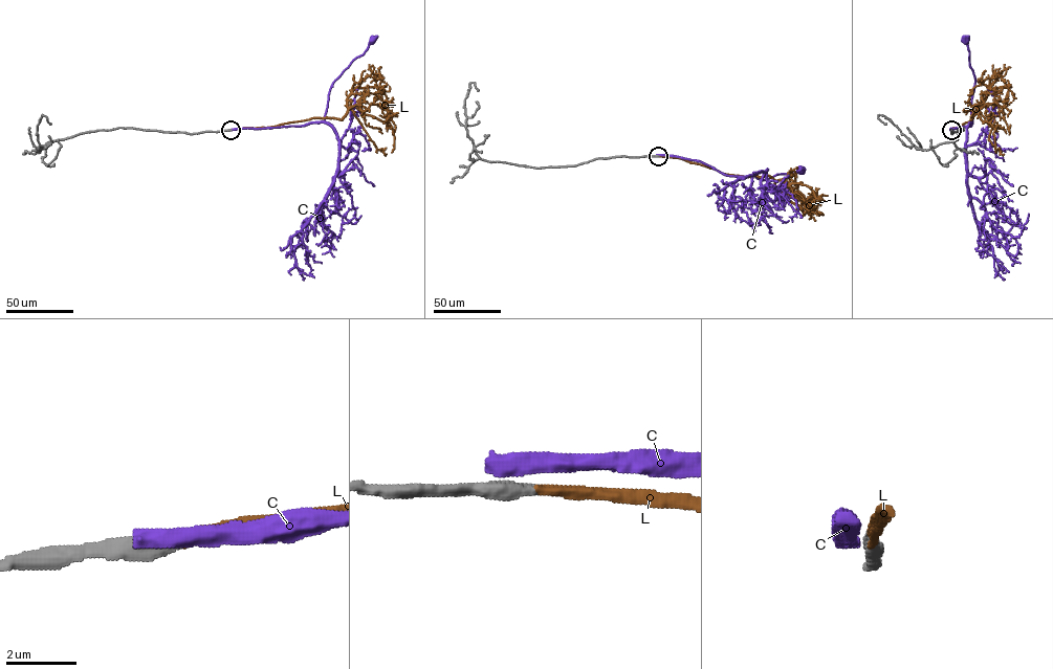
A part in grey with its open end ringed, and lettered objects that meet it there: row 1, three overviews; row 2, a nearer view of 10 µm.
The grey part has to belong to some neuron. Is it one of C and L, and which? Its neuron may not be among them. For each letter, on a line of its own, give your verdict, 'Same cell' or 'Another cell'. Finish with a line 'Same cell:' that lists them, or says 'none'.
C: Another cell
L: Same cell
Same cell: L

